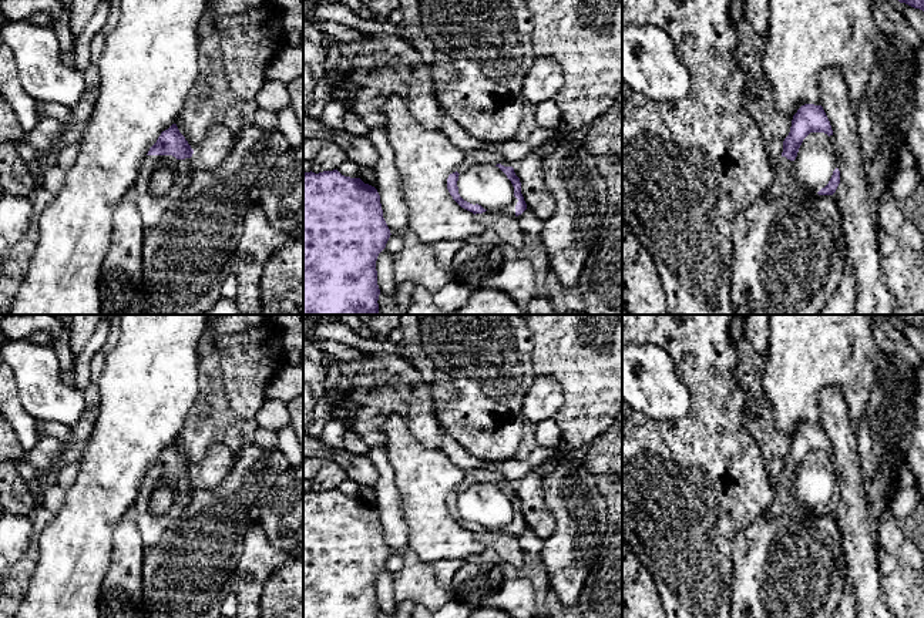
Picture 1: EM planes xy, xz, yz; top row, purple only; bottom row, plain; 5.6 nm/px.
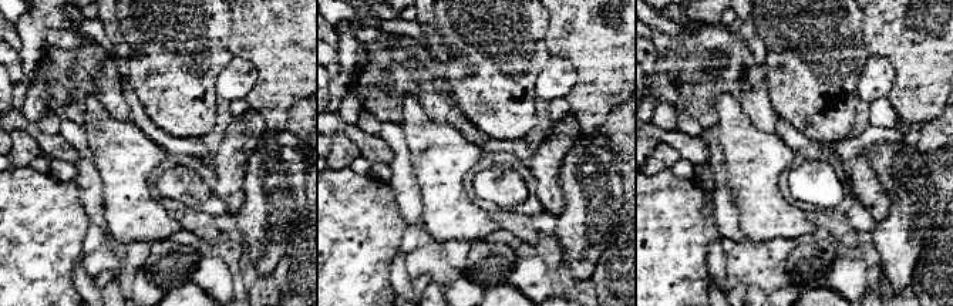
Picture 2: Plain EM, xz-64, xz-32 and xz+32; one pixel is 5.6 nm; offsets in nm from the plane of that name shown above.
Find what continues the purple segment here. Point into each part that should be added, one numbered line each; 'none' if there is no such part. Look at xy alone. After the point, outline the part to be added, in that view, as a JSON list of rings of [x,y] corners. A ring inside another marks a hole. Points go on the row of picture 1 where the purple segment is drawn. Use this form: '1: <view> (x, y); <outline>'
1: xy (151, 208); [[[147,155],[135,178],[134,195],[144,229],[157,225],[169,204],[181,194],[181,185],[191,182],[192,158],[177,159],[172,155]],[[157,165],[168,165],[174,171],[172,187],[167,195],[151,194],[151,174]]]

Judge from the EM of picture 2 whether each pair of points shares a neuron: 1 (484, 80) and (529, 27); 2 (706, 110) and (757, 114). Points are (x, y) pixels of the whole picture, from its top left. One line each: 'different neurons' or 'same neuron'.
1: same neuron
2: same neuron

